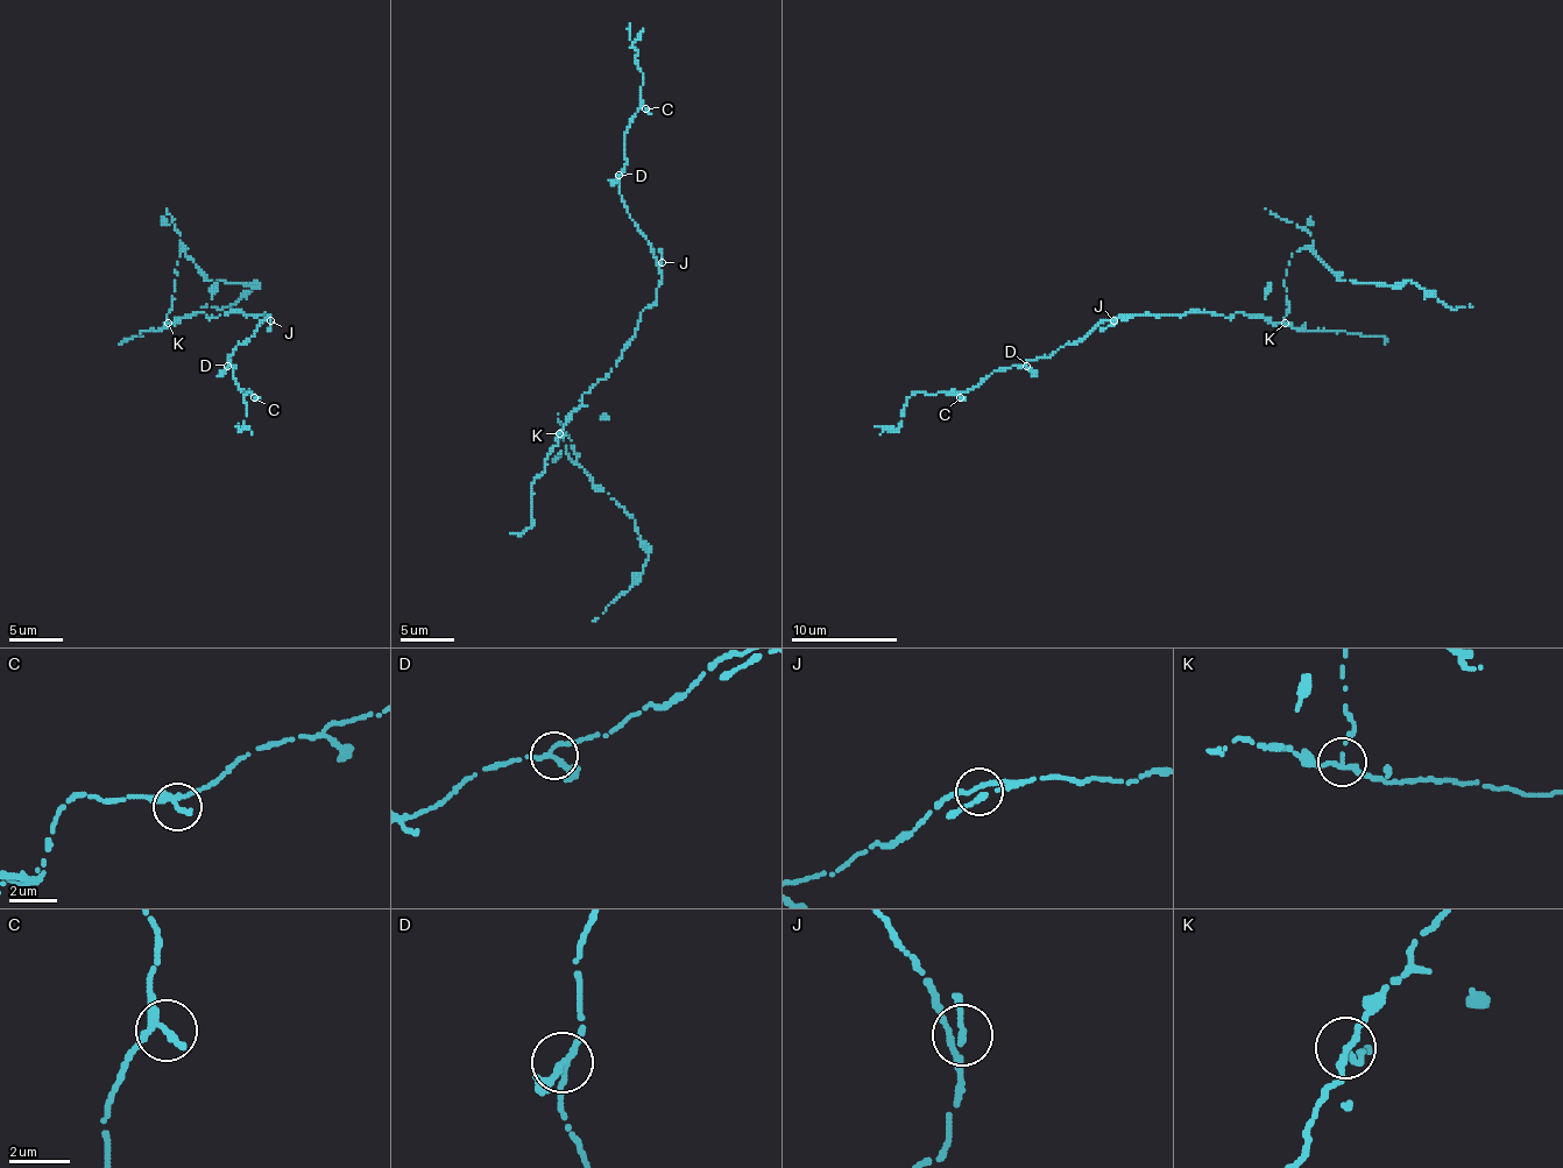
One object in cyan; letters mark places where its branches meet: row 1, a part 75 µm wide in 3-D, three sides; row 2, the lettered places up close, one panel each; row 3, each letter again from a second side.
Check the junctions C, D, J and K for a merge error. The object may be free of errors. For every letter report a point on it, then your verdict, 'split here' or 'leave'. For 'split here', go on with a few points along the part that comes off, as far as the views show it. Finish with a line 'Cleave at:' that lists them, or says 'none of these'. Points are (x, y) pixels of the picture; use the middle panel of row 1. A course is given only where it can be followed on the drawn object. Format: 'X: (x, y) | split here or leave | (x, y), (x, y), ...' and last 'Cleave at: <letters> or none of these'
C: (645, 108) | leave
D: (619, 175) | leave
J: (662, 262) | leave
K: (559, 433) | split here | (558, 432), (571, 440), (574, 451), (600, 490), (635, 519), (641, 546), (649, 554), (641, 579), (593, 621)
Cleave at: K

